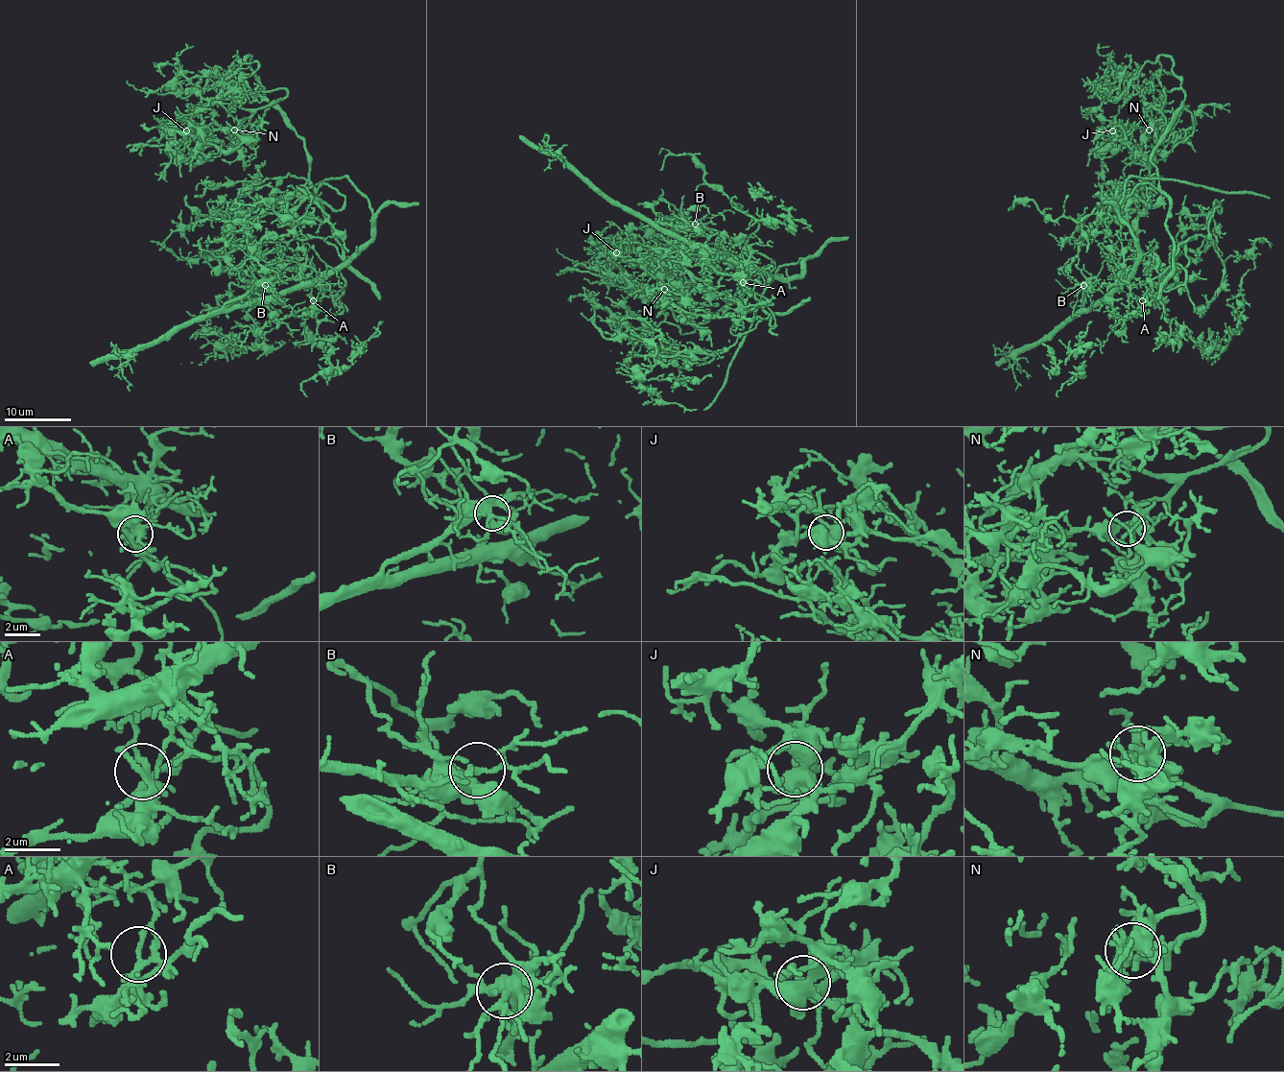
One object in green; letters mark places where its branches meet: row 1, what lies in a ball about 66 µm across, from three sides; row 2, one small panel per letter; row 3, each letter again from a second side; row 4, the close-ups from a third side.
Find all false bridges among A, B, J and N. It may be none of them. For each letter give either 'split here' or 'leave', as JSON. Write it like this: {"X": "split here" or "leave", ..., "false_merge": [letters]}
{"A": "split here", "B": "leave", "J": "leave", "N": "leave", "false_merge": ["A"]}

